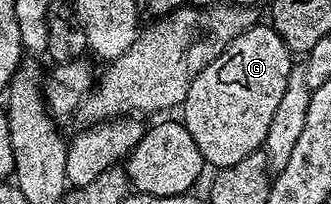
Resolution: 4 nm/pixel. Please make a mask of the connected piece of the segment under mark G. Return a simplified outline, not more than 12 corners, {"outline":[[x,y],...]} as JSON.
{"outline":[[272,24],[199,71],[183,124],[206,166],[264,146],[294,54]]}

